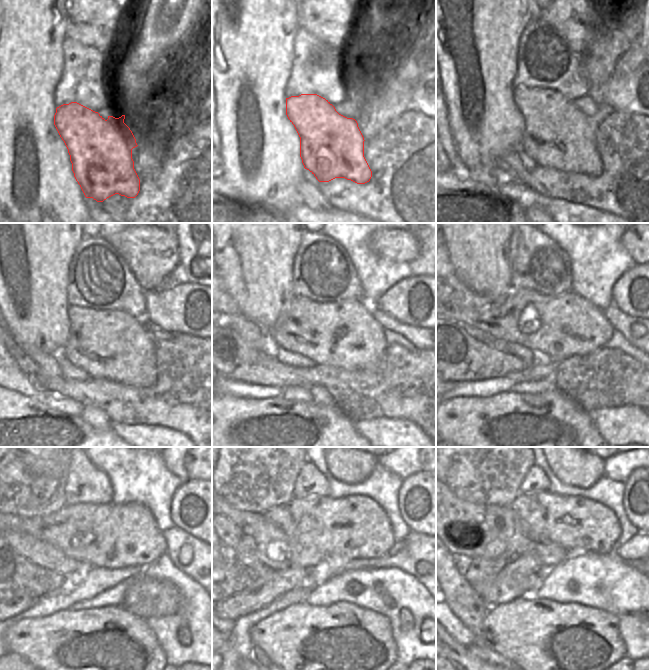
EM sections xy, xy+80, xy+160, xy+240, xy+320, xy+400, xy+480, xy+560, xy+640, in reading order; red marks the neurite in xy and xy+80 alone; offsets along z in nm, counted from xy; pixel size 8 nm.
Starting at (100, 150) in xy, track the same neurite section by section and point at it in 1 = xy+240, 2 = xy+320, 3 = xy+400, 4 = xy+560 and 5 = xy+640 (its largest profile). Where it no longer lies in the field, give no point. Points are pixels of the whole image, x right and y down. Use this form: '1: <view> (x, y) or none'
1: xy+240 (111, 344)
2: xy+320 (345, 334)
3: xy+400 (566, 325)
4: xy+560 (356, 527)
5: xy+640 (579, 524)

